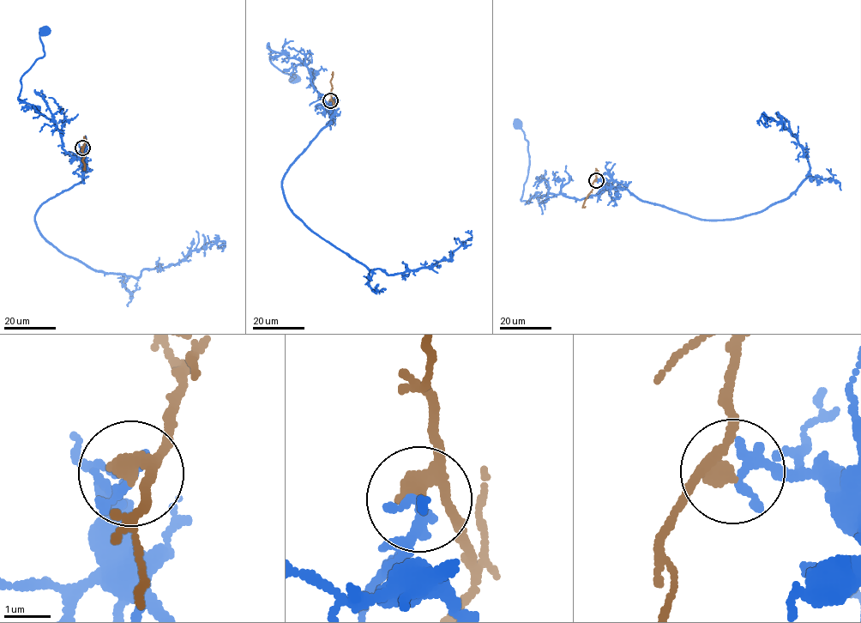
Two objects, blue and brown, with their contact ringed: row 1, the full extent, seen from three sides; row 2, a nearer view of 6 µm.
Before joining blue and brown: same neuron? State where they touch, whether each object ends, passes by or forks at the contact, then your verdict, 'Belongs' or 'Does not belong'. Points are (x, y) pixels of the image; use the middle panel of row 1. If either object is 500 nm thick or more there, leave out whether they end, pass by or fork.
Place: (330, 100). At the ring blue passes by. At the ring brown passes by. Does not belong

